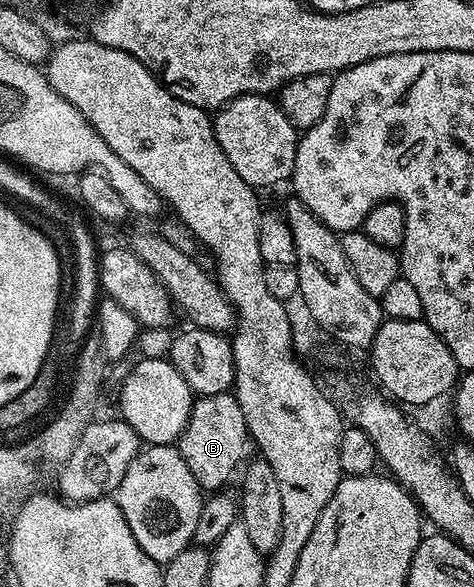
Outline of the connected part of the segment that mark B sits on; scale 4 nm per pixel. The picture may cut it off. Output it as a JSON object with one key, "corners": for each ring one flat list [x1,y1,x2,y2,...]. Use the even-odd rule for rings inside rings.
{"corners":[[230,392,197,397,190,407,188,422,176,441,178,453,182,455,184,462,188,462,192,478,196,478,203,490,225,489,222,487,229,482,230,475,234,471,235,475,243,463,242,454,246,450,246,444,248,448,244,410,240,410,238,399]]}

